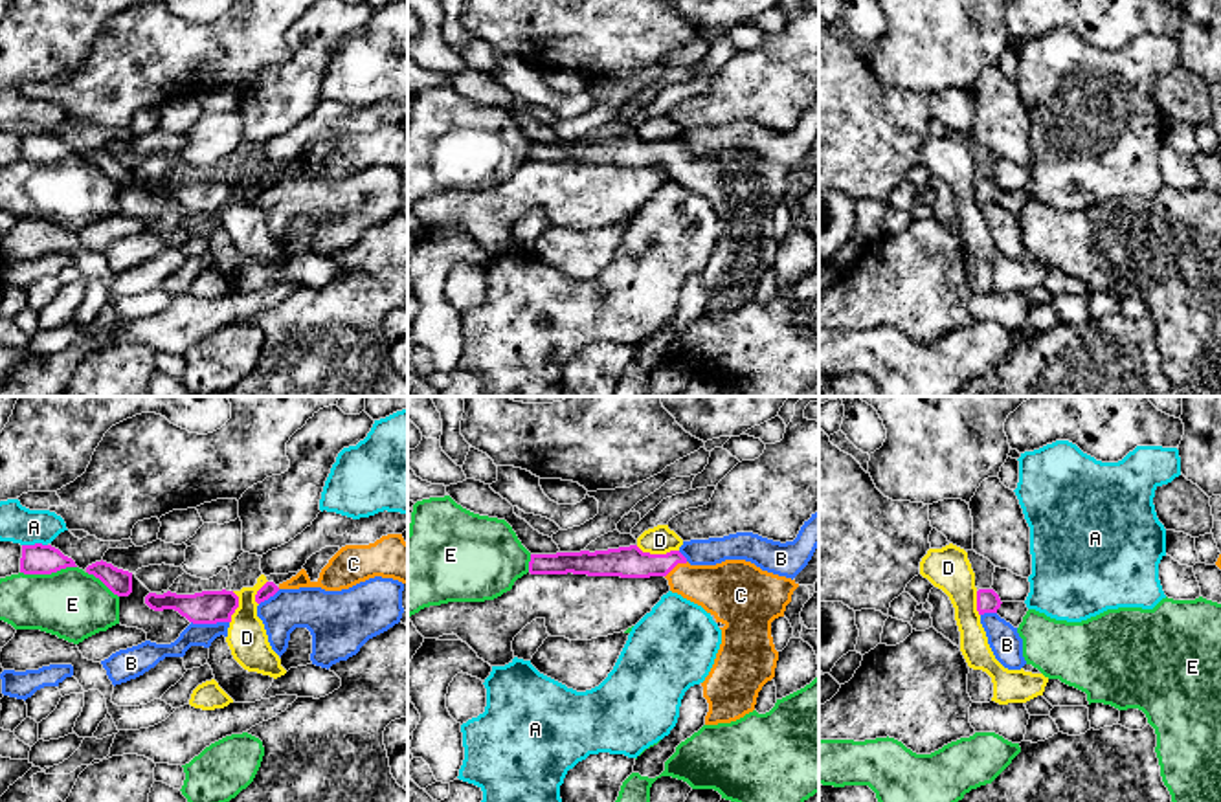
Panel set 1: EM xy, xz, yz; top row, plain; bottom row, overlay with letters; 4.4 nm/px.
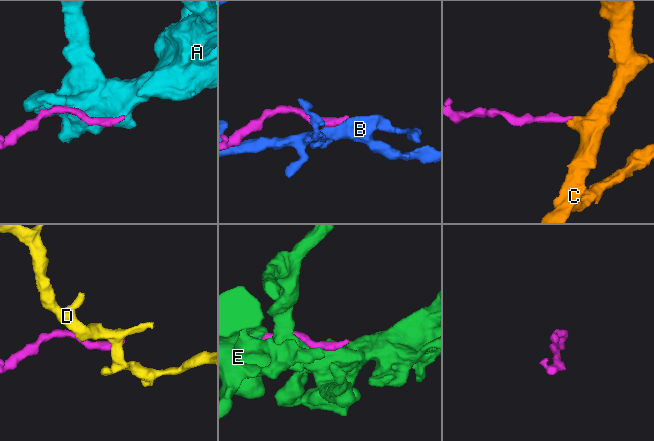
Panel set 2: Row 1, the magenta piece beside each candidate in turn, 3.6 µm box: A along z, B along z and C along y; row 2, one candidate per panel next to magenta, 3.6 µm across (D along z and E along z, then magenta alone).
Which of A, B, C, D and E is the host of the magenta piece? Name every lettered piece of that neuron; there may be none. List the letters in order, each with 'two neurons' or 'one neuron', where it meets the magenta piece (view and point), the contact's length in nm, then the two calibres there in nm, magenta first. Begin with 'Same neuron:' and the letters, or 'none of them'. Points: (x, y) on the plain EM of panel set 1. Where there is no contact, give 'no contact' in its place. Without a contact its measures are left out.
Same neuron: C
A: two neurons; contact xy (35, 133); length 110 nm; calibres 130 and 160 nm
B: two neurons; contact xy (210, 211); length 170 nm; calibres 140 and 100 nm
C: one neuron; contact xz (676, 153); length 120 nm; calibres 140 and 240 nm
D: two neurons; contact xz (658, 144); length 190 nm; calibres 140 and 130 nm
E: two neurons; contact xy (48, 162); length 260 nm; calibres 130 and 300 nm

